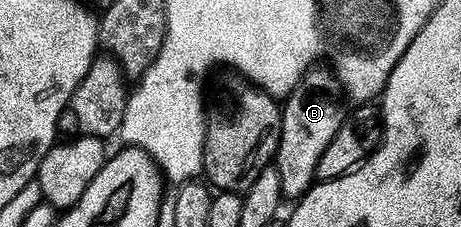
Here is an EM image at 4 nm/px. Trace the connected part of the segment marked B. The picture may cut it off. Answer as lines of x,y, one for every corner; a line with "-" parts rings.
315,66
308,71
305,77
306,86
300,86
286,97
285,103
282,105
283,121
281,122
281,138
279,139
279,149
275,151
273,167
279,171
281,178
281,190
284,197
298,198
305,195
312,184
316,183
315,171
317,170
317,162
321,158
321,154
325,150
325,146
329,146
329,142
333,142
333,134
337,134
337,130
343,124
345,115
344,109
339,109
338,96
341,96
341,85
334,71
319,68
323,66

